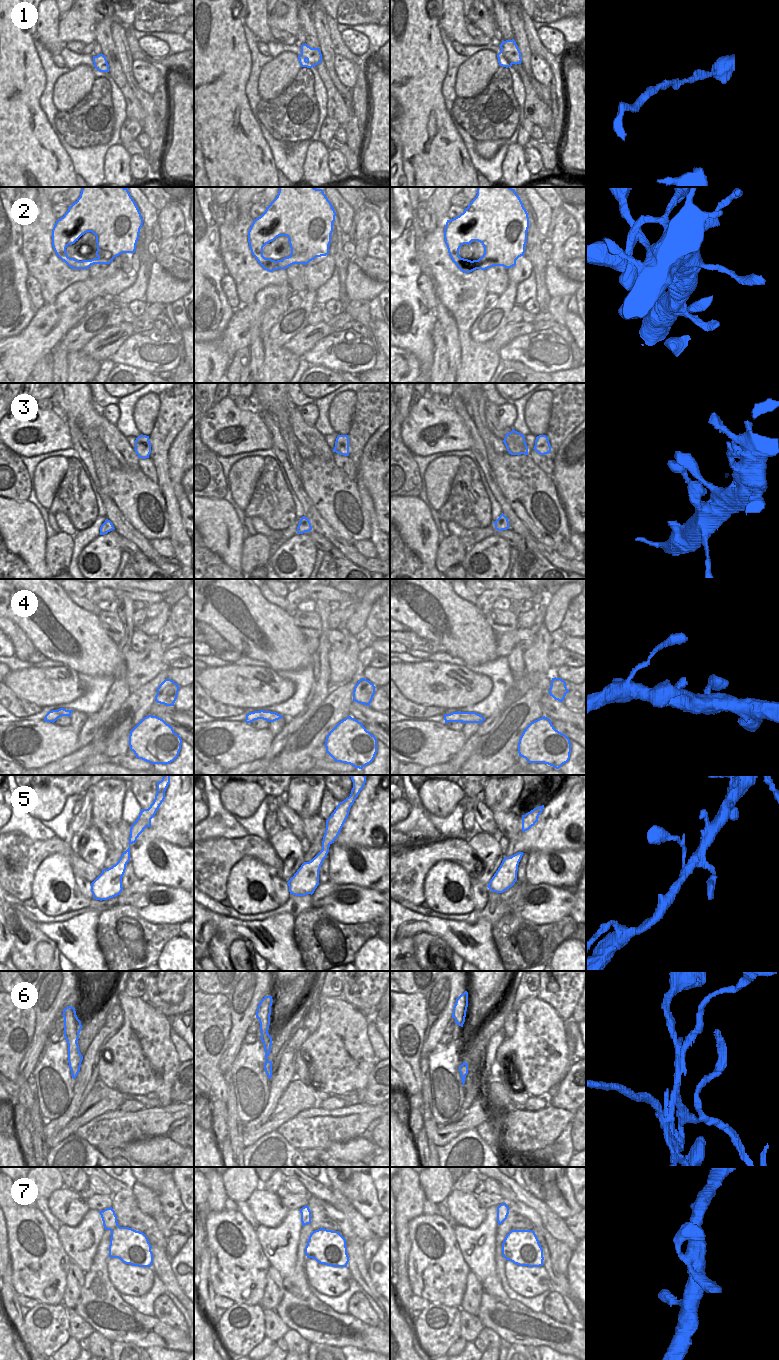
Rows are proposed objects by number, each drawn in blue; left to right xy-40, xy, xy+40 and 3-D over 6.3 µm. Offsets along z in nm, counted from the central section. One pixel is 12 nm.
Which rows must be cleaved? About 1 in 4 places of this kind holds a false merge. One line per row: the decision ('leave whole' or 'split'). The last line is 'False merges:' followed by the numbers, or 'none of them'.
1: leave whole
2: leave whole
3: leave whole
4: leave whole
5: leave whole
6: split
7: leave whole
False merges: 6

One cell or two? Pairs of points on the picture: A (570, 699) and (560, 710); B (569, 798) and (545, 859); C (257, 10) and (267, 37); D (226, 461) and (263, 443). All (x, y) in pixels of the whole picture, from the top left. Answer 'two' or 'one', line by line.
A: two
B: two
C: one
D: two

